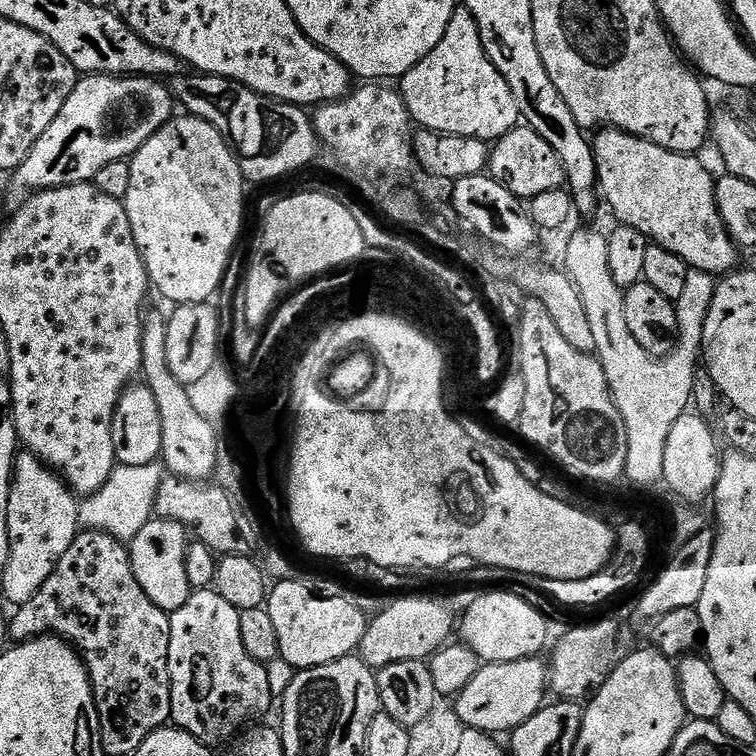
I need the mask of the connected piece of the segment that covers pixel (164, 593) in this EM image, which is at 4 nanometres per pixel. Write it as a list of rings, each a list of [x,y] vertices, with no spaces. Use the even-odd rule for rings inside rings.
[[[153,518],[130,541],[132,554],[132,569],[134,578],[138,578],[138,586],[146,590],[146,598],[154,602],[163,612],[174,613],[192,596],[194,589],[186,574],[188,545],[190,543],[189,529],[178,522]]]

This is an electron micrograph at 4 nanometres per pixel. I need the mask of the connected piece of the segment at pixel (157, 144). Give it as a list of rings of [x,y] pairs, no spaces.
[[[187,114],[177,115],[168,121],[158,134],[154,134],[143,146],[130,157],[130,191],[124,199],[126,218],[130,218],[130,230],[134,230],[134,242],[138,242],[138,250],[142,254],[142,262],[148,271],[148,282],[153,289],[156,288],[169,300],[169,305],[179,306],[182,304],[206,304],[213,298],[212,295],[220,288],[224,275],[228,272],[228,263],[232,260],[232,251],[240,240],[240,231],[244,228],[244,187],[246,181],[242,170],[236,161],[236,155],[230,150],[230,146],[222,138],[210,122],[198,119],[197,116]]]

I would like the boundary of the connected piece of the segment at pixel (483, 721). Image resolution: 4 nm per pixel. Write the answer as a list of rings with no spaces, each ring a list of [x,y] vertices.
[[[531,656],[518,662],[498,662],[484,664],[474,674],[466,690],[454,698],[454,707],[458,718],[462,718],[465,729],[473,728],[489,734],[510,734],[522,722],[534,718],[546,703],[548,688],[548,670],[540,656]]]

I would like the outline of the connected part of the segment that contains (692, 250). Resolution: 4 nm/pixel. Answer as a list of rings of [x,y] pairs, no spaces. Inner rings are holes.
[[[601,128],[592,140],[592,153],[596,159],[598,188],[602,200],[612,207],[619,223],[642,230],[646,238],[670,254],[678,254],[688,263],[689,269],[697,268],[711,274],[728,274],[737,267],[738,249],[722,222],[722,214],[716,201],[716,180],[696,154],[671,152],[649,140],[632,136],[617,128]]]

